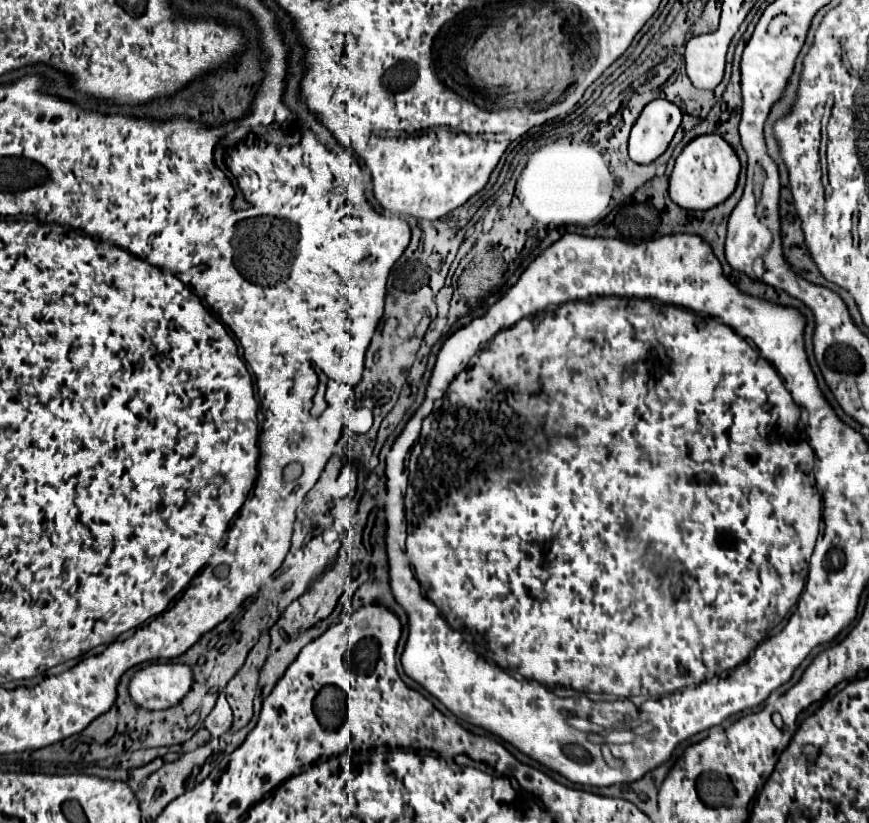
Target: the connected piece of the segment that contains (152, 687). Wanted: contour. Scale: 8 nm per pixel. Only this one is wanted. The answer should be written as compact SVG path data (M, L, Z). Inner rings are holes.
M153 663L139 671L129 681L129 697L139 707L149 711L169 709L177 705L191 687L191 669L181 663Z

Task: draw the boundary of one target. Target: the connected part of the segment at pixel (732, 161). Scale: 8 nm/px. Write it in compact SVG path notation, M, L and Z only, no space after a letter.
M715 133L701 135L693 139L677 157L673 173L669 177L669 195L671 201L689 211L705 211L723 203L737 187L737 177L741 171L741 163L735 151L723 143L723 139Z

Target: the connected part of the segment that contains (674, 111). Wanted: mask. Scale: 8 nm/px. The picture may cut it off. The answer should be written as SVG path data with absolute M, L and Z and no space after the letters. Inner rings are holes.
M665 99L651 101L631 129L629 137L631 161L643 165L653 163L661 153L665 153L679 125L681 111L677 105Z

